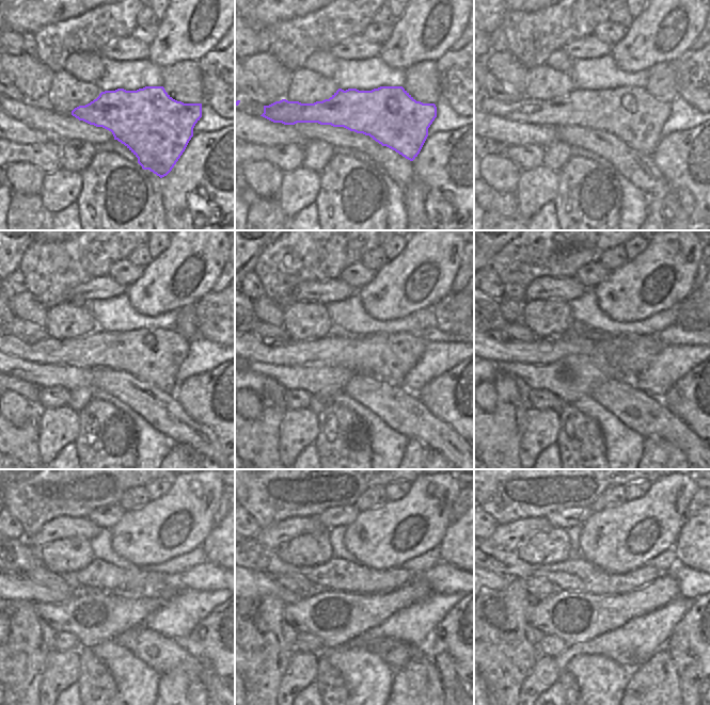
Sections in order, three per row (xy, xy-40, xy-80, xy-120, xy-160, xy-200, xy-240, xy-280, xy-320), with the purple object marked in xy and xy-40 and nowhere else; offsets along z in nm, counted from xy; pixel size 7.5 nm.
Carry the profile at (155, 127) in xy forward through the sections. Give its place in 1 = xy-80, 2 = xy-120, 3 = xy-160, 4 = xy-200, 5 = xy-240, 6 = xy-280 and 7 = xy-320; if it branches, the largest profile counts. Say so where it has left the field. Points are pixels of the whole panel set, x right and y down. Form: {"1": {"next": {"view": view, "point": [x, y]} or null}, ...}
{"1": {"next": {"view": "xy-80", "point": [630, 113]}}, "2": {"next": {"view": "xy-120", "point": [155, 356]}}, "3": {"next": {"view": "xy-160", "point": [388, 356]}}, "4": {"next": {"view": "xy-200", "point": [632, 352]}}, "5": {"next": {"view": "xy-240", "point": [17, 586]}}, "6": {"next": {"view": "xy-280", "point": [256, 583]}}, "7": {"next": {"view": "xy-320", "point": [495, 581]}}}

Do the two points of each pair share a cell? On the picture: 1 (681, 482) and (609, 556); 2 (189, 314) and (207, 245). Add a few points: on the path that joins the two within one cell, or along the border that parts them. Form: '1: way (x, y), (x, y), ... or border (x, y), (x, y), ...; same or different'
1: way (661, 502), (648, 515), (632, 525), (624, 535); same
2: border (194, 303), (188, 303), (177, 309); different

